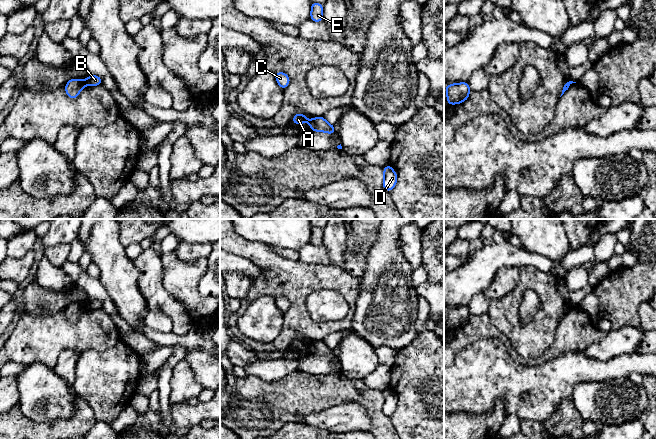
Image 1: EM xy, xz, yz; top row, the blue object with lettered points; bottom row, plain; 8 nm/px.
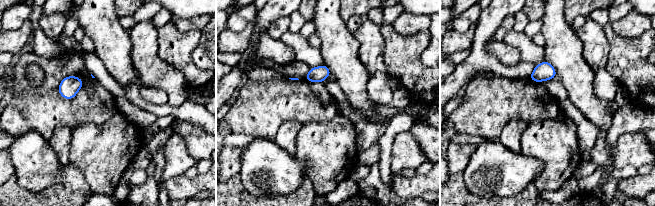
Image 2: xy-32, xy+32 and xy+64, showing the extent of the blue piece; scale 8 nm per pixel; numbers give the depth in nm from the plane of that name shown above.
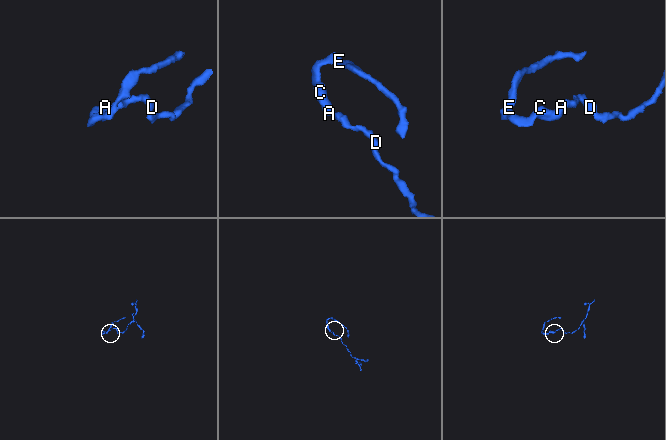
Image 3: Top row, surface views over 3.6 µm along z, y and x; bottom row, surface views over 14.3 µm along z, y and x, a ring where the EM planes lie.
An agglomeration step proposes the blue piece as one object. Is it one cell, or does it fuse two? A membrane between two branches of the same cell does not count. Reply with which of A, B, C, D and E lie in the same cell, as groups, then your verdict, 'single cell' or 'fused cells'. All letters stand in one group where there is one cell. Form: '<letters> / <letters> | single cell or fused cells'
A C E / B D | fused cells

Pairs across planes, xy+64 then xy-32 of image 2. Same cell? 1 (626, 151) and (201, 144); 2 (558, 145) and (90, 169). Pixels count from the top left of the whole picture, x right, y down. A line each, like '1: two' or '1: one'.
1: two
2: one

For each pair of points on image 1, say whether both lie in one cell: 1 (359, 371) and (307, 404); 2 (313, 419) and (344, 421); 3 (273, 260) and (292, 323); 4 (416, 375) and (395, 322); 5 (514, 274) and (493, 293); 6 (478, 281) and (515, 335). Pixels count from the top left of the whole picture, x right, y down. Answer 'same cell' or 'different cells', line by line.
1: different cells
2: same cell
3: same cell
4: different cells
5: same cell
6: different cells

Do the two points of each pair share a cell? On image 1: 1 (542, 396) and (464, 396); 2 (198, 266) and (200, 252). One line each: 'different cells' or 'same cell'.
1: same cell
2: different cells

